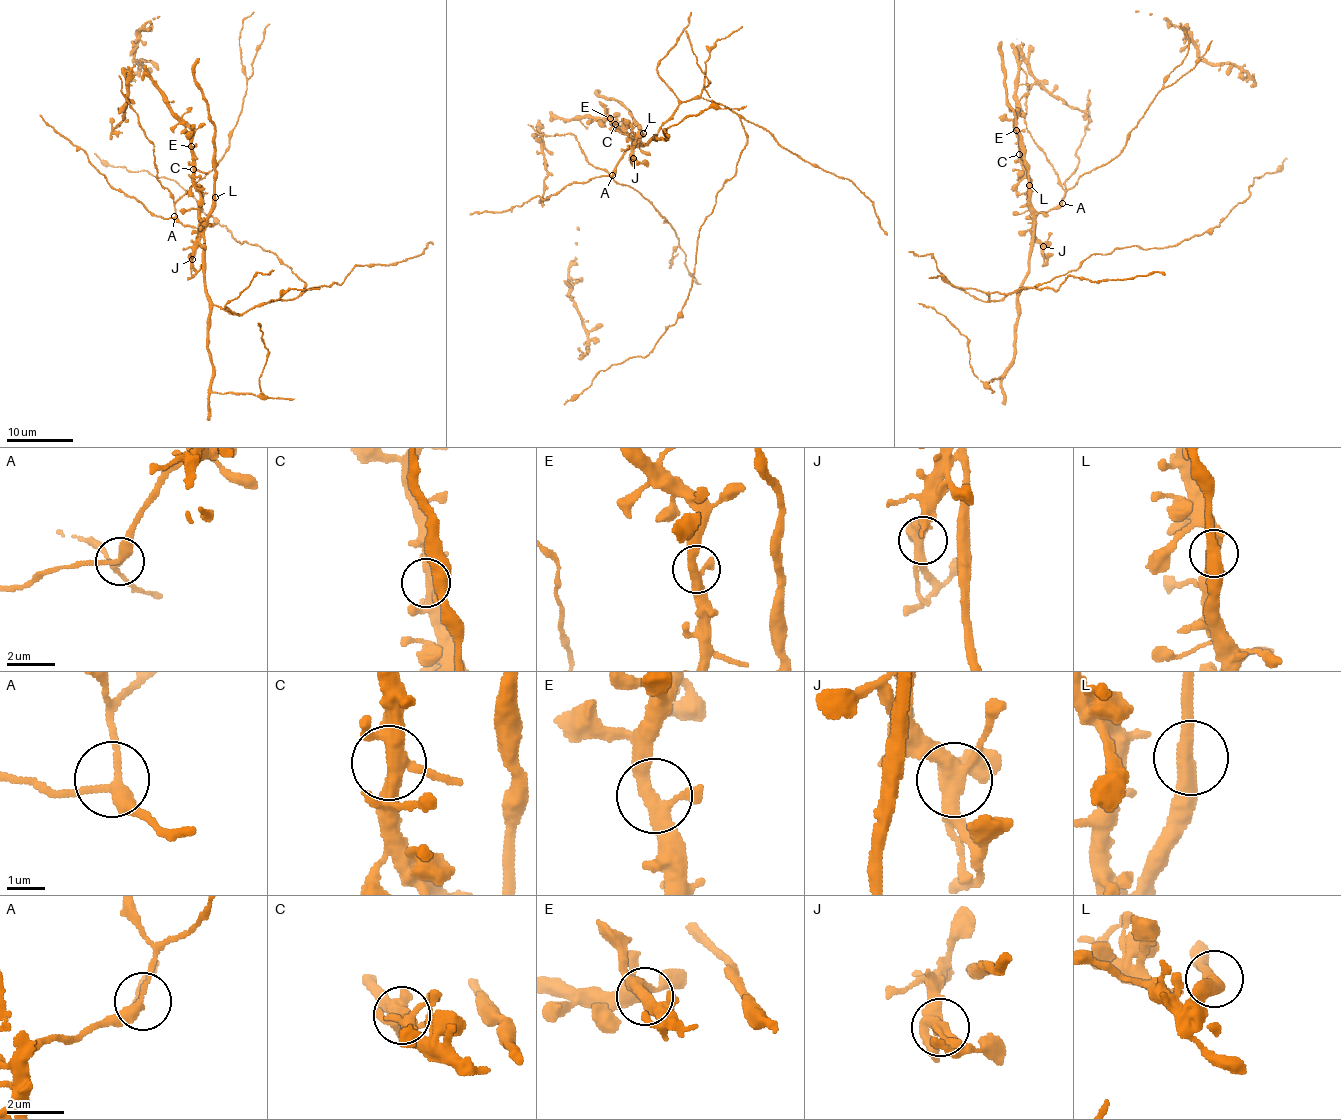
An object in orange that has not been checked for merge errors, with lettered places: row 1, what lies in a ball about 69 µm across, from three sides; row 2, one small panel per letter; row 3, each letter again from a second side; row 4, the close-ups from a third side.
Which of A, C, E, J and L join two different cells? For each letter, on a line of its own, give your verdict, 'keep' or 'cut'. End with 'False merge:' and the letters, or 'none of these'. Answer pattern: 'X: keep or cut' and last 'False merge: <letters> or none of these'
A: keep
C: keep
E: keep
J: keep
L: keep
False merge: none of these

